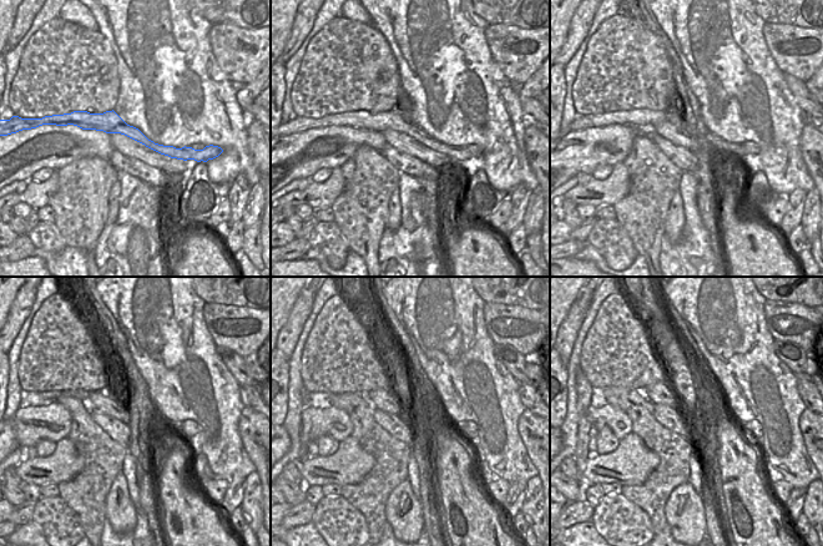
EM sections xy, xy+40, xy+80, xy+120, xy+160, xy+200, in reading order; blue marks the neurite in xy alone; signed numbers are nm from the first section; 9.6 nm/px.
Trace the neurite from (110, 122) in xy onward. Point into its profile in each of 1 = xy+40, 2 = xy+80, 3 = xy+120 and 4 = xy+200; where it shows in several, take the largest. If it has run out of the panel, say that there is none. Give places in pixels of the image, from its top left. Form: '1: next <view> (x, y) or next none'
1: next xy+40 (382, 121)
2: next xy+80 (642, 116)
3: next xy+120 (29, 399)
4: next xy+200 (597, 400)

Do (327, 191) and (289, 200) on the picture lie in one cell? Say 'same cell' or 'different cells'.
same cell

